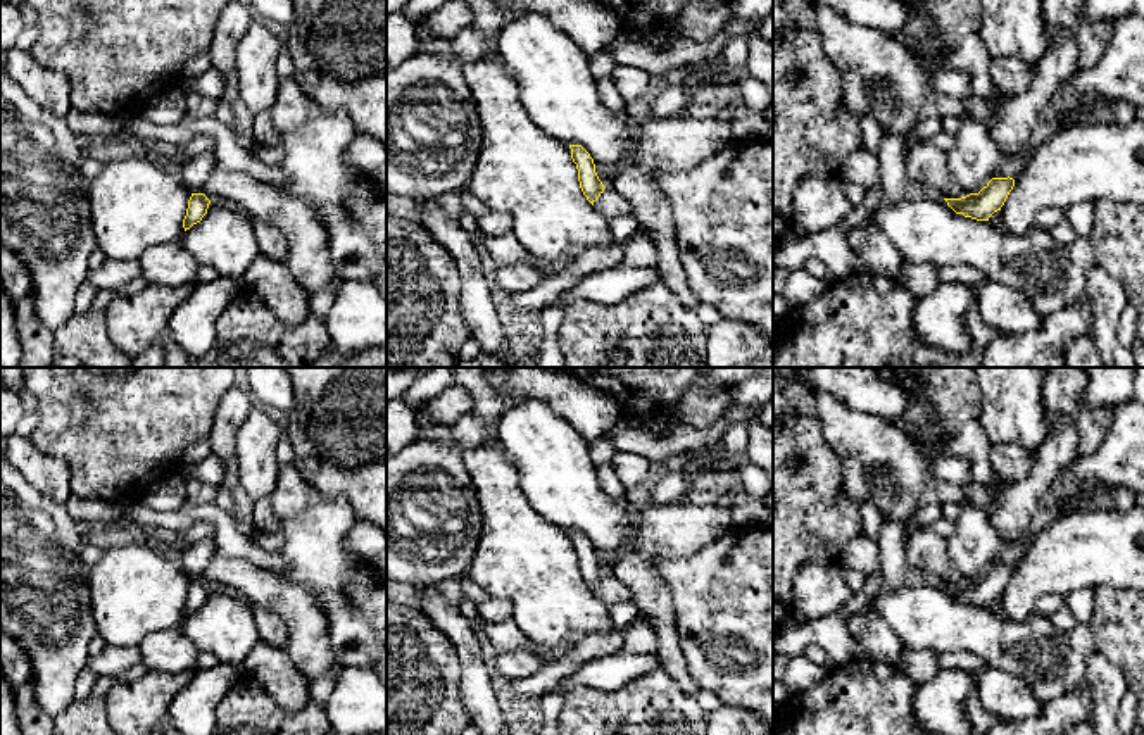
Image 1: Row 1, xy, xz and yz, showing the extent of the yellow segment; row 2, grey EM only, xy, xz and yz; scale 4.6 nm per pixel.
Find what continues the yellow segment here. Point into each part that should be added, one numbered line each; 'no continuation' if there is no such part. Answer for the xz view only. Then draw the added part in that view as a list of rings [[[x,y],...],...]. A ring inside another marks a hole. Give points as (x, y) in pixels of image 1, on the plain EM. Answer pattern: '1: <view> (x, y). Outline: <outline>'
no continuation

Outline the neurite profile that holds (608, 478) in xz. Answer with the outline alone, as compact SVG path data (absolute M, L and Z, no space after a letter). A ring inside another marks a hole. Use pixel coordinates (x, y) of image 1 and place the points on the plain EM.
M604 464L597 468L597 478L600 483L600 488L614 500L623 499L625 497L625 485L621 483L621 480L618 478L613 464Z

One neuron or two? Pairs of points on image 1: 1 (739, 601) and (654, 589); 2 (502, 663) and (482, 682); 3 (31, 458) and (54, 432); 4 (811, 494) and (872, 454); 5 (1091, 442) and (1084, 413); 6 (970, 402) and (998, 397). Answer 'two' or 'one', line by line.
1: two
2: two
3: two
4: two
5: one
6: two

